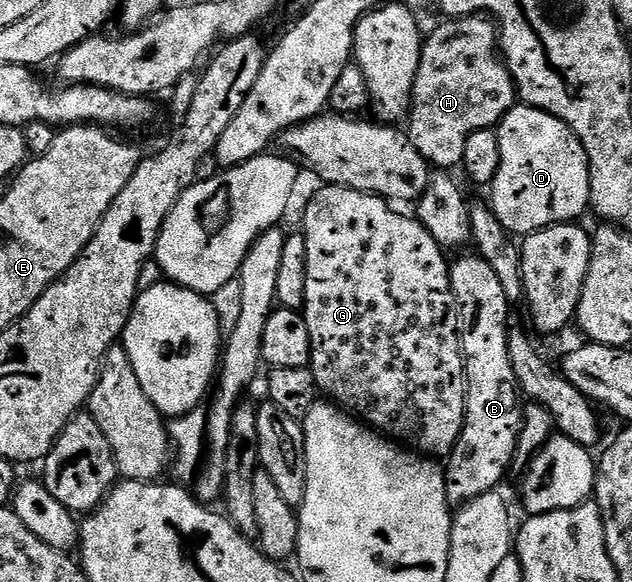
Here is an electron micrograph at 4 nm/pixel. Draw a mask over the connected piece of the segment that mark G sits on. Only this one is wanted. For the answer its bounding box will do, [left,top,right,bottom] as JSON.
[303,186,468,458]

